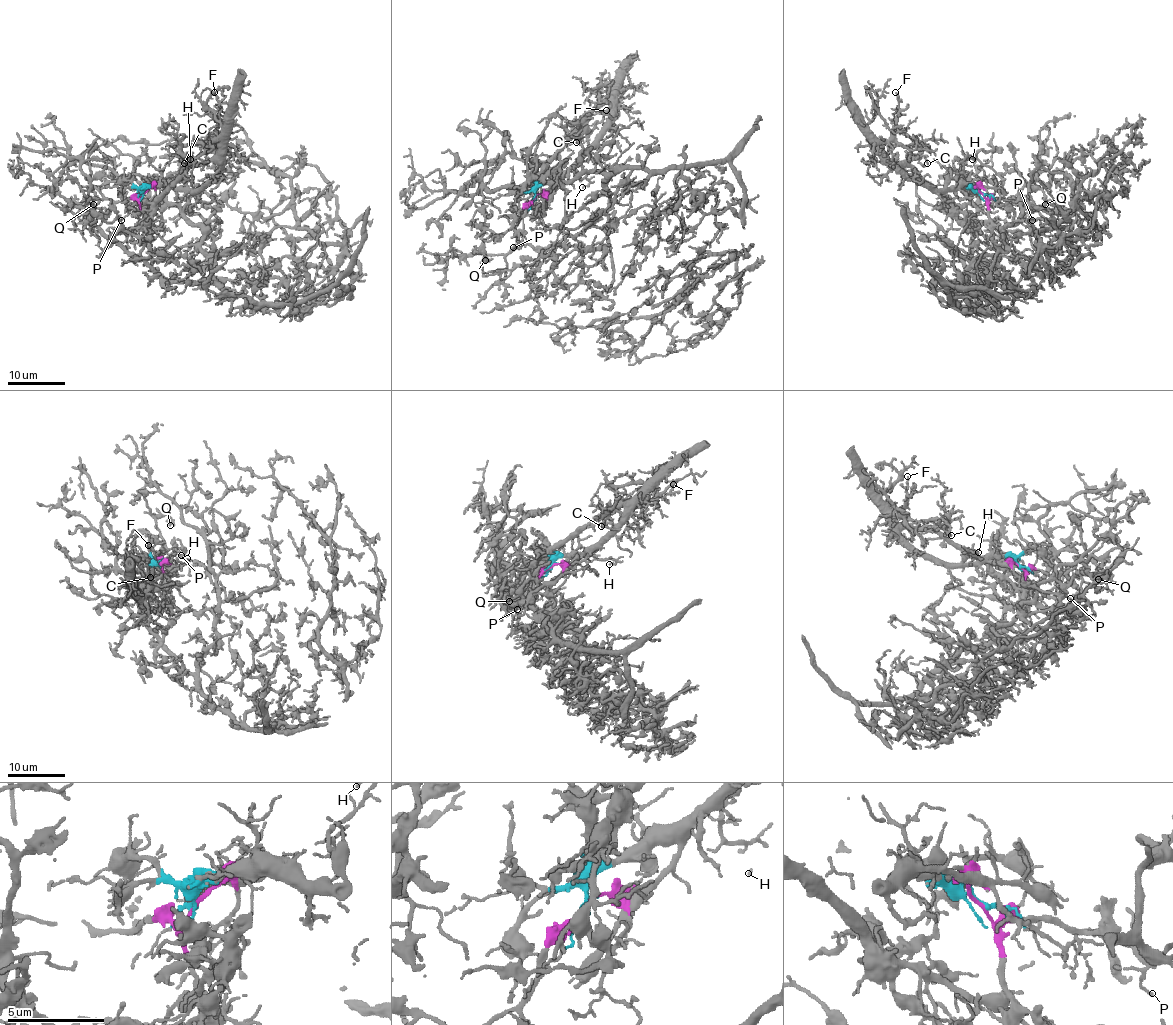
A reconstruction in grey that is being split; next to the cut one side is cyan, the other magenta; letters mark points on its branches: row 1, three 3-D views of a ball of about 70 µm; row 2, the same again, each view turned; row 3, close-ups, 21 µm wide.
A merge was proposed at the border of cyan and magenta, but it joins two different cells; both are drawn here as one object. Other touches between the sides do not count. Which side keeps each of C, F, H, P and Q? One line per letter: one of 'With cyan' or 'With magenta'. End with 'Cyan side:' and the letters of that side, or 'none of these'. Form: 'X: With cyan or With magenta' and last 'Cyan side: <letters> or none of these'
C: With cyan
F: With cyan
H: With cyan
P: With magenta
Q: With magenta
Cyan side: C, F, H

